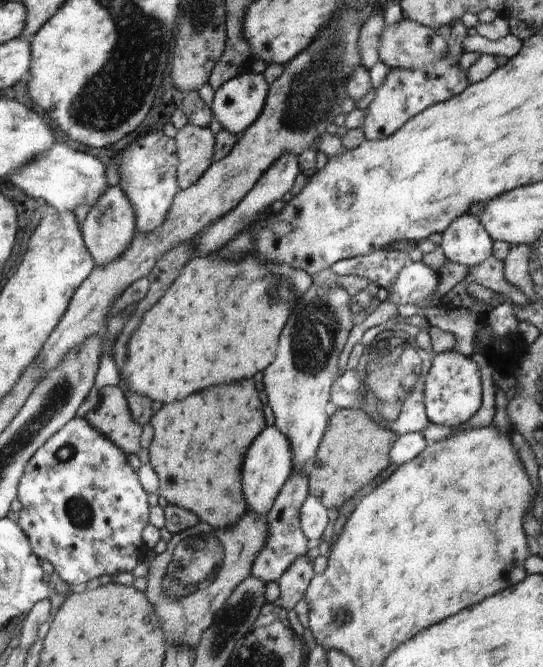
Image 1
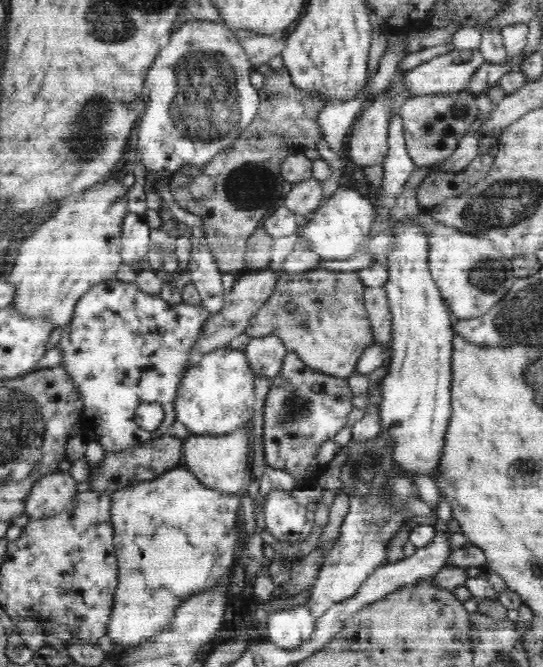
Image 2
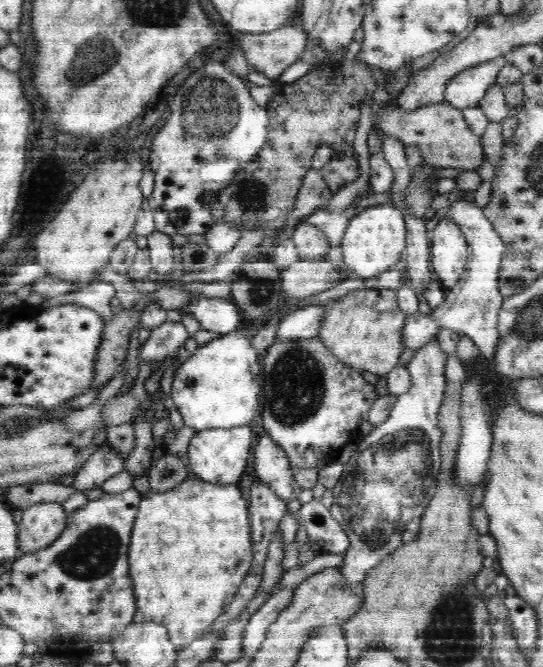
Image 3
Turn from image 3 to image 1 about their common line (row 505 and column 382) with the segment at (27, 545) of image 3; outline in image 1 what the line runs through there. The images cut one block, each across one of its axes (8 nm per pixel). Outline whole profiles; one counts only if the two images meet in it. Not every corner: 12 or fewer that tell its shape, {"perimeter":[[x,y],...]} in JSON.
{"perimeter":[[403,18],[388,25],[380,59],[422,69],[448,52],[447,38]]}

